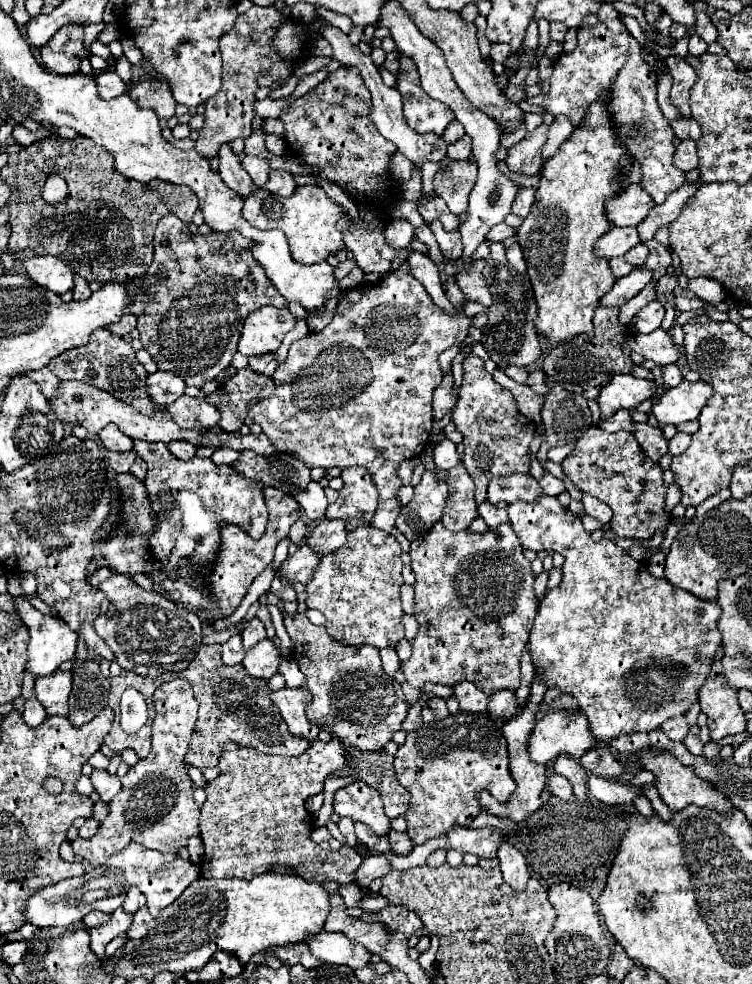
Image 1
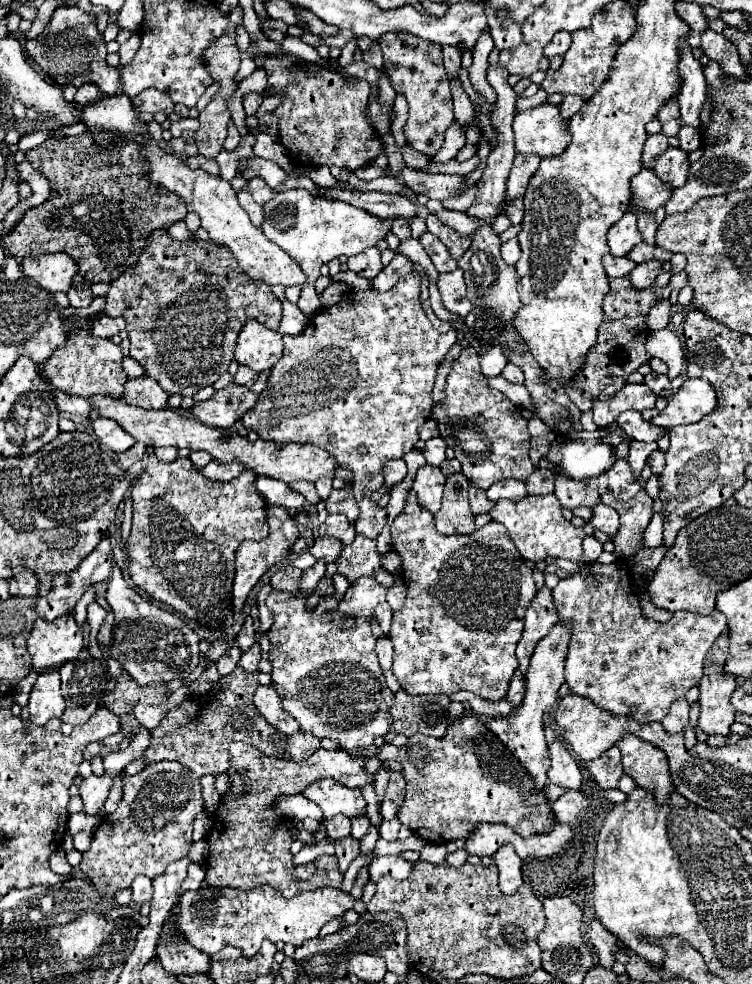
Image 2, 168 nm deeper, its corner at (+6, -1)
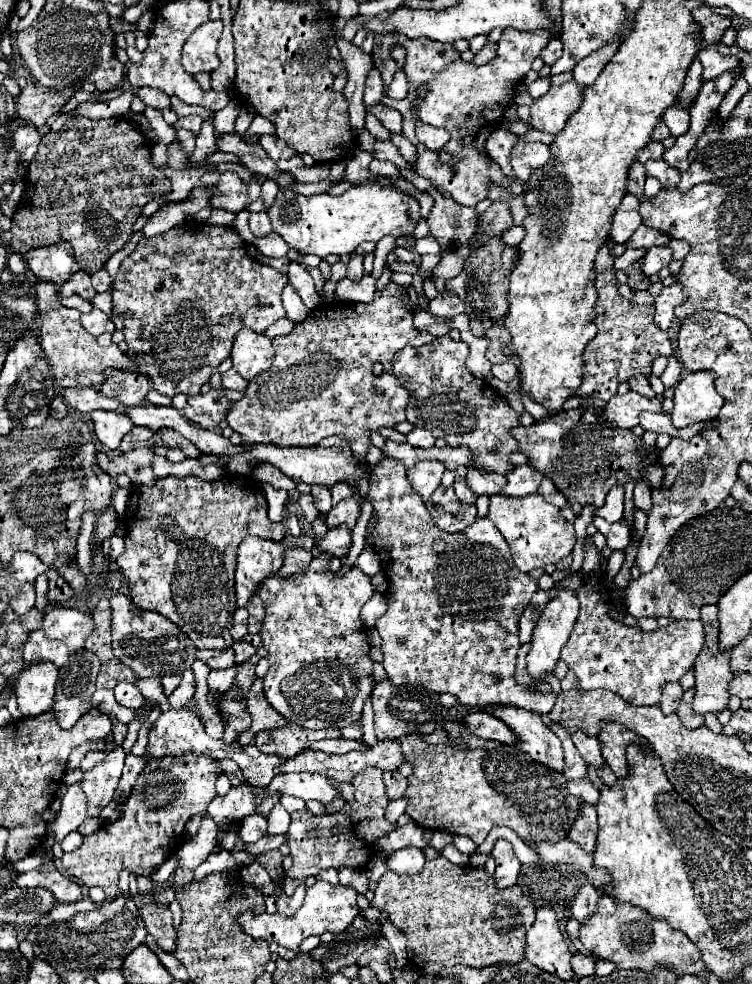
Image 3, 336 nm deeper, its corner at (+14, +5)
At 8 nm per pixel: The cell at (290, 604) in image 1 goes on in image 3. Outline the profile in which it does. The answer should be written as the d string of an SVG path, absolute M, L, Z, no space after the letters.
M286 546L284 564L282 564L278 576L292 576L292 574L304 570L304 566L308 566L310 560L312 560L312 552L310 550L304 550L300 546Z

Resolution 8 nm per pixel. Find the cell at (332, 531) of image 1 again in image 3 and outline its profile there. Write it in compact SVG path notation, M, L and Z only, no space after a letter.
M354 494L352 498L346 498L338 502L328 514L326 514L326 524L328 528L336 528L340 524L346 524L348 528L354 528L358 516L360 516L360 506L362 506L362 496Z

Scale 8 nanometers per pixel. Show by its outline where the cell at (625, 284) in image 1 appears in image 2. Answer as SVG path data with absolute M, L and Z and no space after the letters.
M652 260L652 262L644 262L640 266L636 266L630 274L628 274L628 280L630 284L636 288L636 290L646 290L652 286L652 282L656 280L658 272L660 272L660 262Z

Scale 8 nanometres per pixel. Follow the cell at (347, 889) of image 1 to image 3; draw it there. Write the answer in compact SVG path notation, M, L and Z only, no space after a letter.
M318 880L314 886L308 888L306 892L306 900L302 904L302 908L292 916L292 918L284 918L278 912L276 914L242 914L238 918L238 922L244 926L244 932L250 934L252 938L264 938L266 942L278 942L280 946L286 946L294 952L298 952L298 946L304 938L308 936L320 936L324 932L344 932L354 918L360 914L360 908L356 904L358 892L350 886L342 886L342 884L330 884L326 880Z

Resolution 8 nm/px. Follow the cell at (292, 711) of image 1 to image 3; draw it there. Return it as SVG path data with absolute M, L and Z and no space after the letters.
M256 678L250 690L246 692L246 704L248 704L248 714L252 716L252 726L250 726L252 732L274 730L274 728L282 728L288 724L288 720L284 720L266 700L262 678Z

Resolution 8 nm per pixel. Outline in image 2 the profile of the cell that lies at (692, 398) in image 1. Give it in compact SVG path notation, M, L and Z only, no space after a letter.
M686 380L680 390L668 398L666 408L650 422L660 428L674 428L678 424L694 424L716 408L714 388L702 380Z

